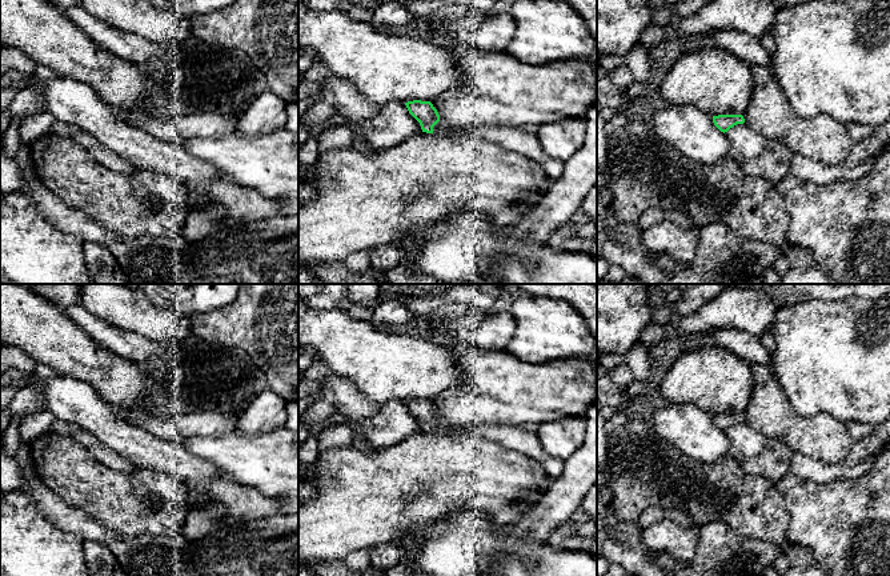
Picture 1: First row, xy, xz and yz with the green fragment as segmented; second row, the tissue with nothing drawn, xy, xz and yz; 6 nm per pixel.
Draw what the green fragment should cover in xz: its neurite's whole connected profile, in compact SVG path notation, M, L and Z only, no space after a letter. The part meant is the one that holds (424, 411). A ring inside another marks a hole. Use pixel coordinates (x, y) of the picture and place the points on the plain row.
M413 399L405 401L405 404L420 421L422 431L436 435L477 435L504 449L516 451L524 457L538 461L552 479L560 477L564 472L565 461L542 449L534 428L490 423L453 427L441 421L440 413L430 400Z

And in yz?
M718 413L713 415L713 421L721 431L725 432L734 424L743 423L745 417L742 413Z

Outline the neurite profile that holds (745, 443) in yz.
M745 421L734 424L725 433L729 439L729 455L741 464L758 456L766 441L762 433L750 428Z

